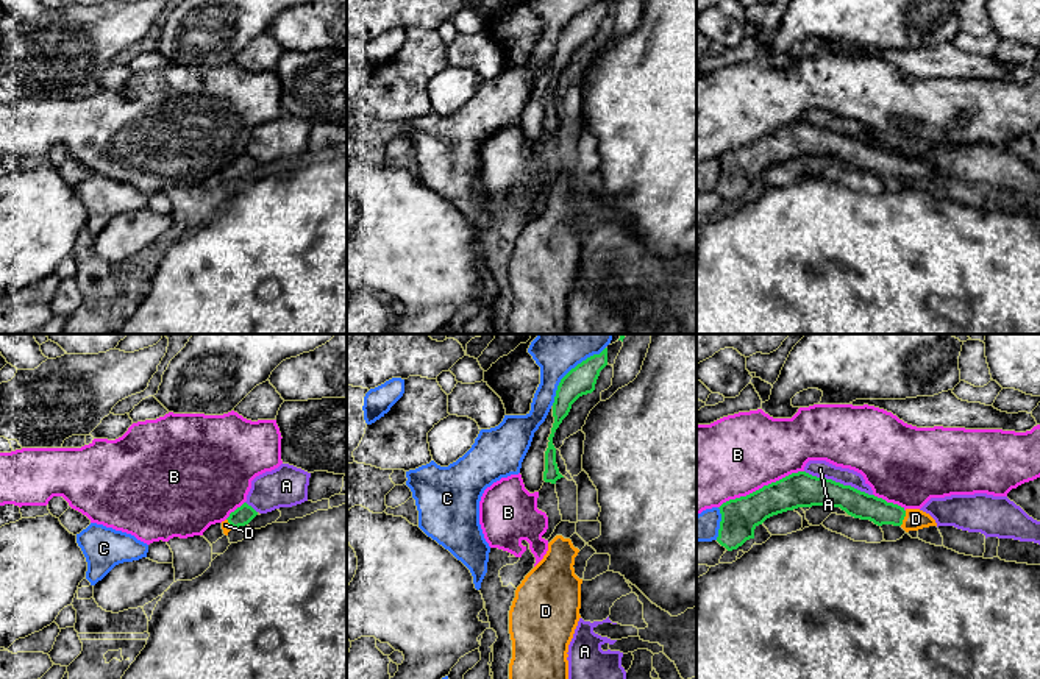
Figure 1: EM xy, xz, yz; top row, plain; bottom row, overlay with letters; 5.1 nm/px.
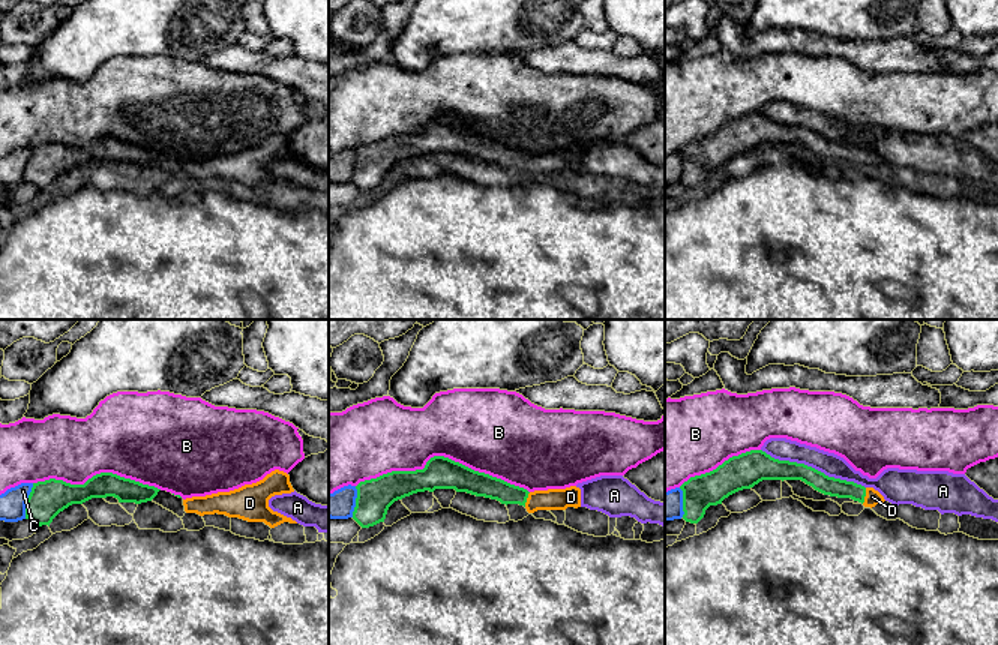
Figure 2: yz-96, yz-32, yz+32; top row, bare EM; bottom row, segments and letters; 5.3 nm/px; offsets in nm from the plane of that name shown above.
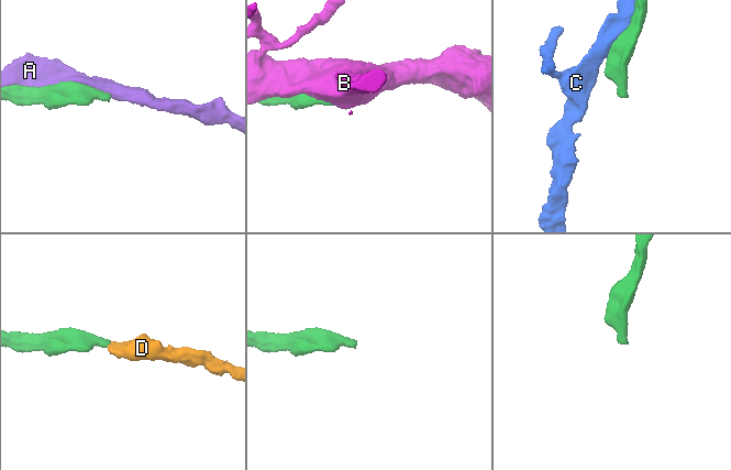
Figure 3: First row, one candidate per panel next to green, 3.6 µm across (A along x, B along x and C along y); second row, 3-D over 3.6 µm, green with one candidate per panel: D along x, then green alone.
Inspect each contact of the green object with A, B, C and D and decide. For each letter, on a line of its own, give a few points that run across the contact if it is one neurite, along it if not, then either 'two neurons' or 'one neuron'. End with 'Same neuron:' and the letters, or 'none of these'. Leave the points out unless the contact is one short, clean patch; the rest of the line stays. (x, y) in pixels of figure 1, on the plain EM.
A: two neurons
B: two neurons
C: two neurons
D: line yz (859, 155), (903, 169), (915, 169); one neuron
Same neuron: D

